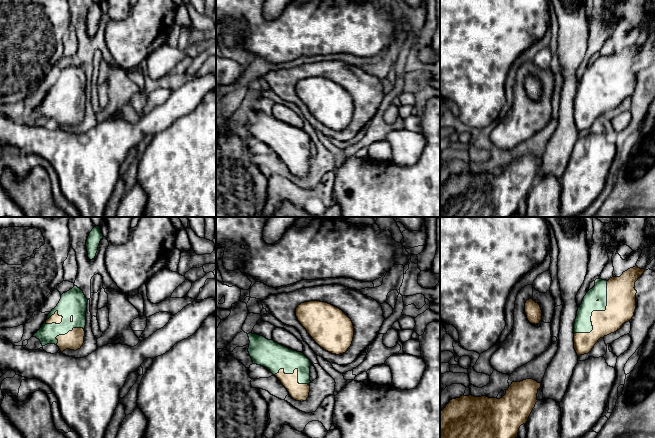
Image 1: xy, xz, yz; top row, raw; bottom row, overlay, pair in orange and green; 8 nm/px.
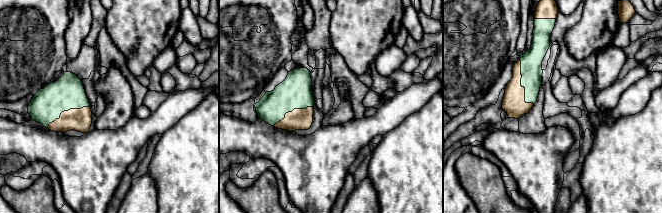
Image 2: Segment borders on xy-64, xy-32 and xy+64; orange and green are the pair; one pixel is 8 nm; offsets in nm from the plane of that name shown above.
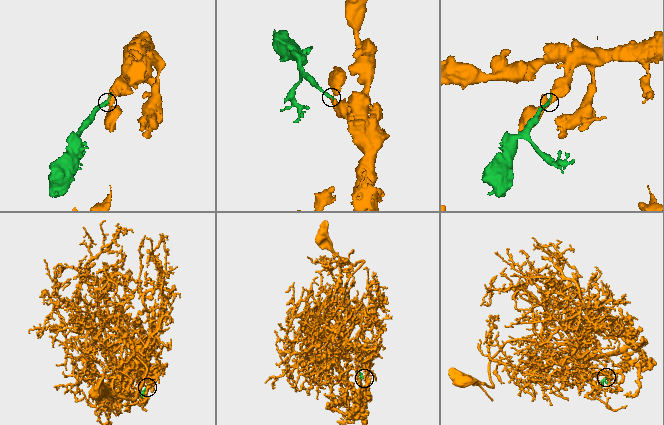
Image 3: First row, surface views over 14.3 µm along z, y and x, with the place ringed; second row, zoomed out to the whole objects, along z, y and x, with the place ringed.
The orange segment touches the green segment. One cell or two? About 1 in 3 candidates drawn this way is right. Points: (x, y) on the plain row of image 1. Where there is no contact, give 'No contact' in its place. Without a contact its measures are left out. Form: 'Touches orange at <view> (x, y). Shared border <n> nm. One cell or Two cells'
Touches orange at yz (595, 87). Shared border 500 nm. One cell

